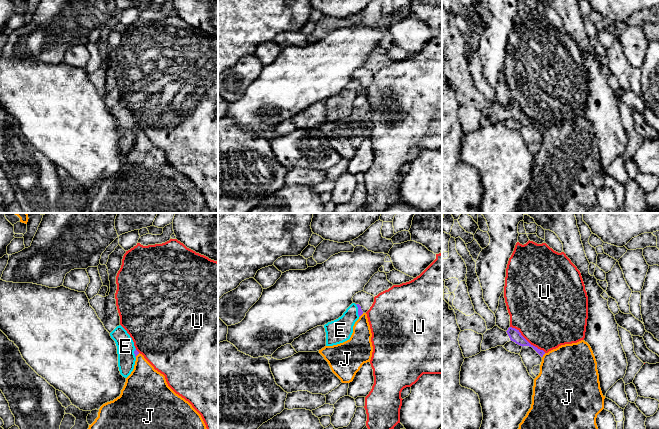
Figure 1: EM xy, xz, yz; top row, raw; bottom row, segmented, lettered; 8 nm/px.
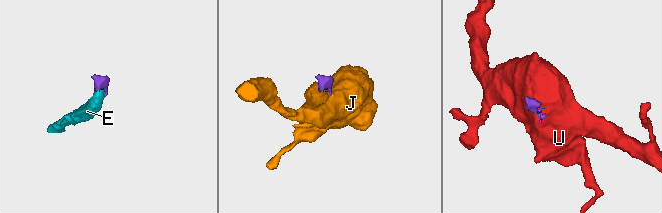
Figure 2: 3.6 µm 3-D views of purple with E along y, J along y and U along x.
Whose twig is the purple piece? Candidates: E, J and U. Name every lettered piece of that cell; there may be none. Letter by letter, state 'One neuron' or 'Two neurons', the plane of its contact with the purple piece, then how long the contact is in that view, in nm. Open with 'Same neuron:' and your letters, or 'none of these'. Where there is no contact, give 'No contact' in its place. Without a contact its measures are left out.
Same neuron: E
E: One neuron. Touches purple in xz. Shared border 110 nm
J: Two neurons. Touches purple in yz. Shared border 50 nm
U: Two neurons. Touches purple in yz. Shared border 360 nm

